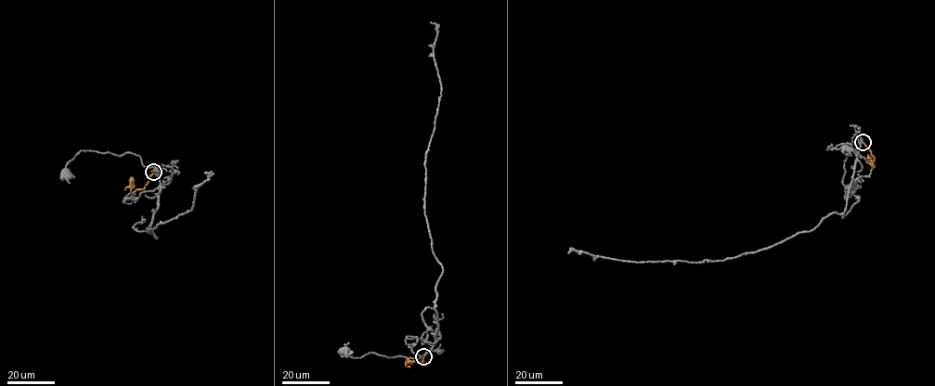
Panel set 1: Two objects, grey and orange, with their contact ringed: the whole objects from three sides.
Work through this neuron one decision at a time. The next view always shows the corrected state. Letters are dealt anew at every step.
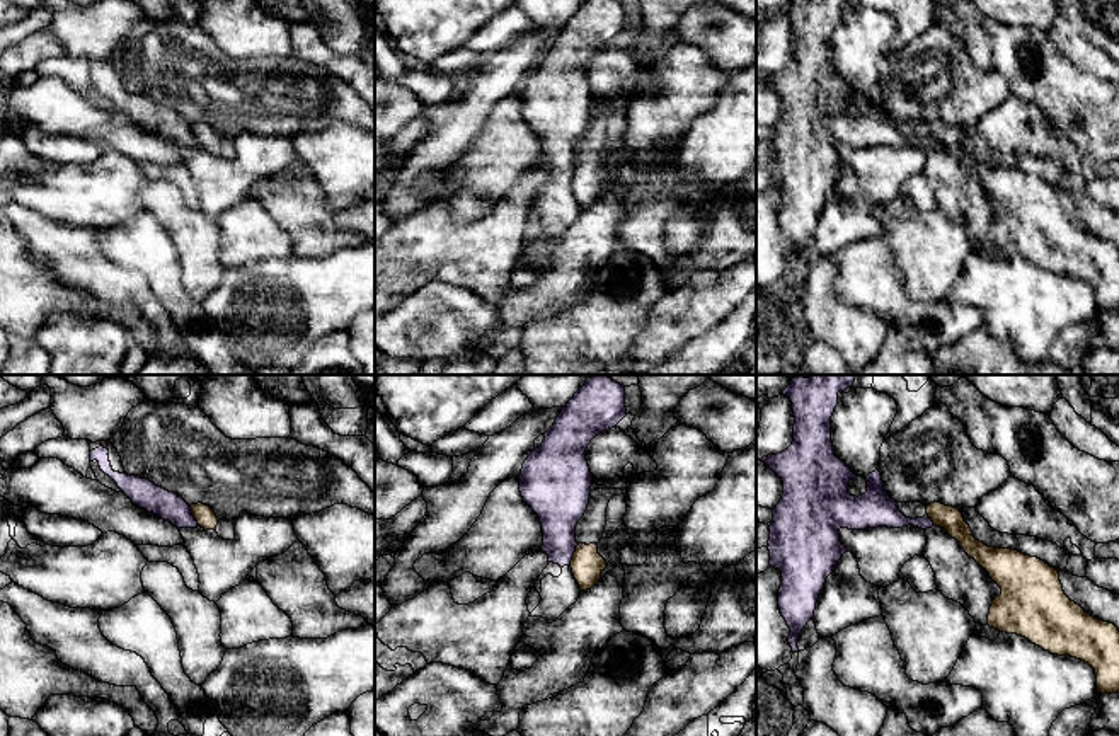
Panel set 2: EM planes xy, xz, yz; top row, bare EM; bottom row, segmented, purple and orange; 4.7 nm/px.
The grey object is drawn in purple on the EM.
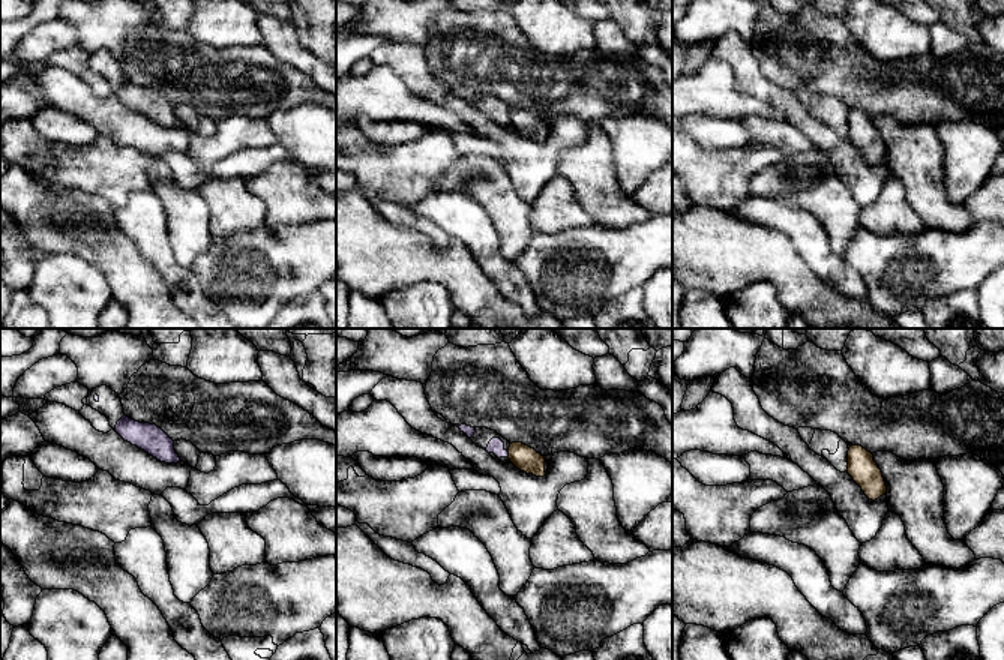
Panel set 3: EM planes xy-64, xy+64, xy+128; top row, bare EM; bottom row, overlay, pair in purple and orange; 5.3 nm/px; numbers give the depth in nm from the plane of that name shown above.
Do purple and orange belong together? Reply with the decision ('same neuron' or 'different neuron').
different neuron

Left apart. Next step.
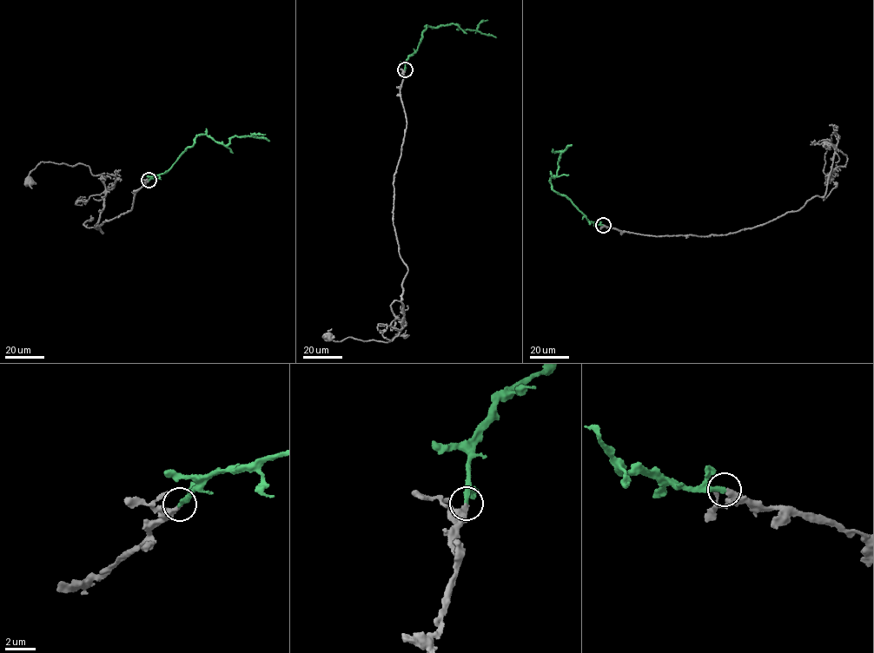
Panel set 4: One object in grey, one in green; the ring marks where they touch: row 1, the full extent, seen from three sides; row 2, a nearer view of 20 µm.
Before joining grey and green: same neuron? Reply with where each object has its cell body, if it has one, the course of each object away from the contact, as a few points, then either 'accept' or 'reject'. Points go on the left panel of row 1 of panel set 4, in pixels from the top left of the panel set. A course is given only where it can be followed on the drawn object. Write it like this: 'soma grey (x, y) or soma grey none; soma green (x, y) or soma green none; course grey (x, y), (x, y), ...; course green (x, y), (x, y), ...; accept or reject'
soma grey (29, 181); soma green none; course grey (148, 180), (130, 211), (97, 225), (102, 234), (94, 227), (106, 187), (88, 166), (42, 161), (29, 181); course green (148, 180), (168, 170), (193, 144), (198, 135), (209, 135), (226, 145), (235, 135), (255, 136), (269, 141); accept

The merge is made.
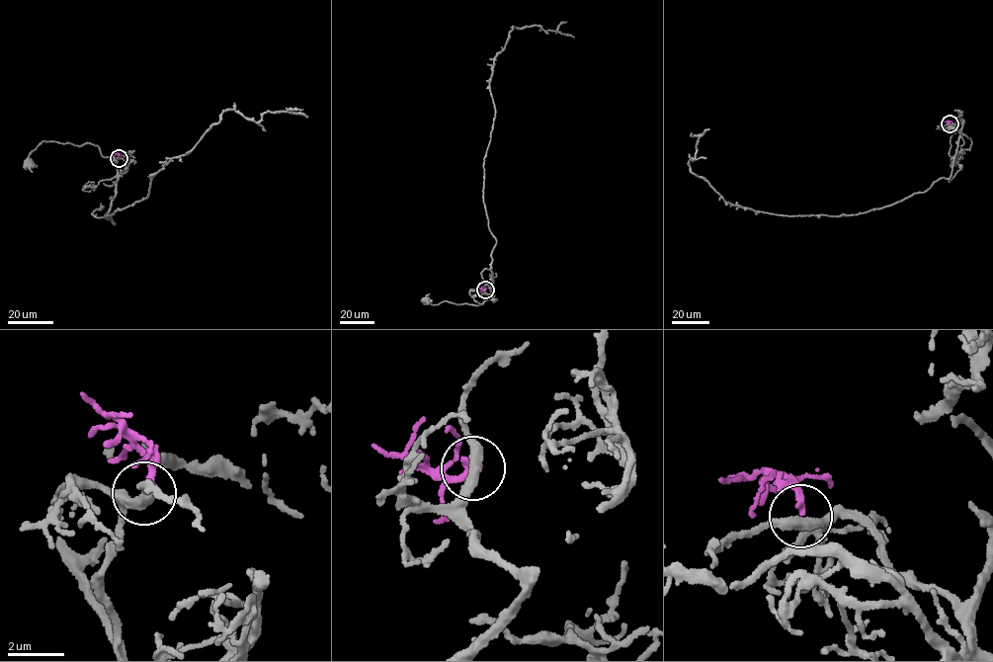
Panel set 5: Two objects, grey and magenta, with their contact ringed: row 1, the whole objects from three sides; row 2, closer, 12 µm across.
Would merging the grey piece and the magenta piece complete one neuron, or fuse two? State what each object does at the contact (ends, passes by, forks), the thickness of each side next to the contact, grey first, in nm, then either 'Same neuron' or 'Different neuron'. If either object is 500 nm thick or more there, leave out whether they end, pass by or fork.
At the ring grey passes by. At the ring magenta ends. Thickness 360 nm (grey) against 220 nm. Different neuron

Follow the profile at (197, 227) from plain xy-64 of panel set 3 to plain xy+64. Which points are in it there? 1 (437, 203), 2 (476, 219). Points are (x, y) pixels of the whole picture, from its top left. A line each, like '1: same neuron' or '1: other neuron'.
1: other neuron
2: other neuron

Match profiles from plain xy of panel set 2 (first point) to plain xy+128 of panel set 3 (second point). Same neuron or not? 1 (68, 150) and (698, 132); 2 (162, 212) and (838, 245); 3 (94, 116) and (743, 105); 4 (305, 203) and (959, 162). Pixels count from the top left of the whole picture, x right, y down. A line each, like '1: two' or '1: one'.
1: one
2: one
3: one
4: two

